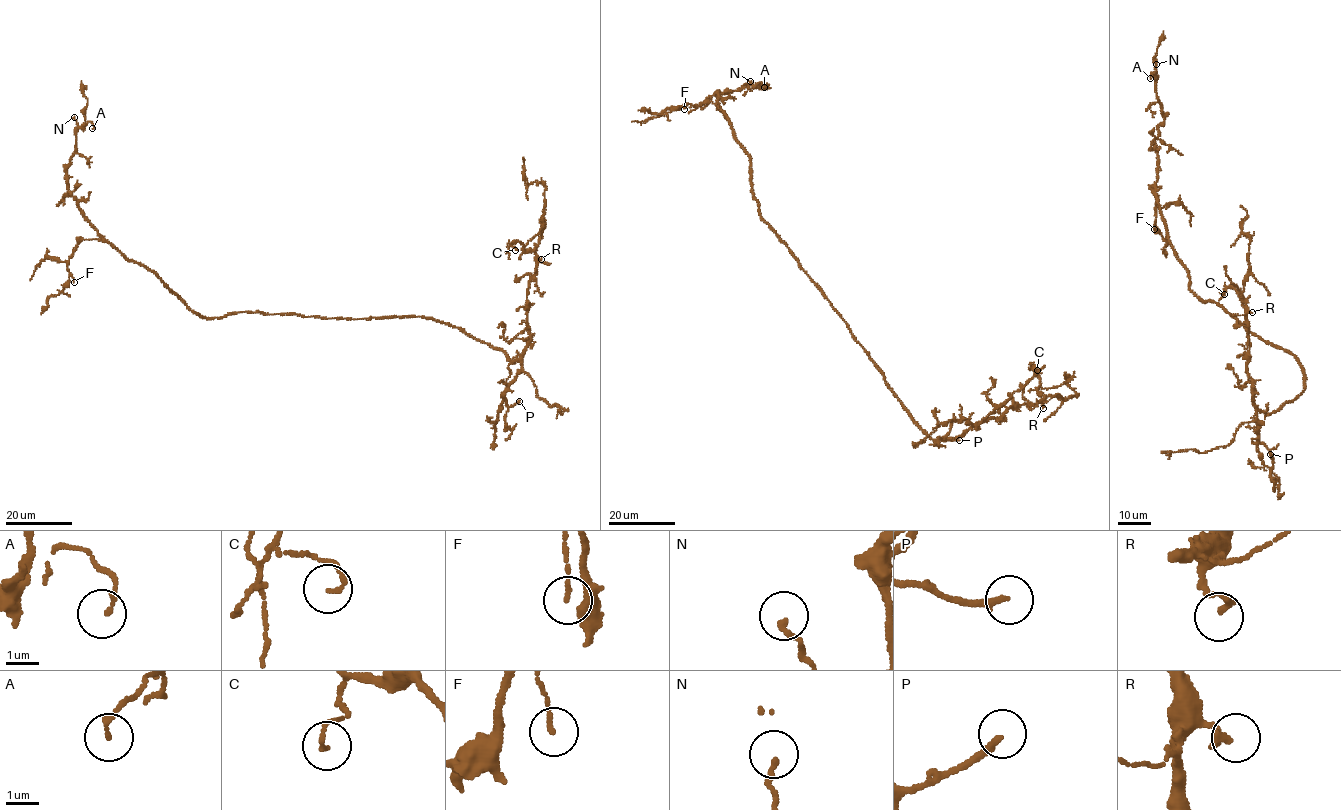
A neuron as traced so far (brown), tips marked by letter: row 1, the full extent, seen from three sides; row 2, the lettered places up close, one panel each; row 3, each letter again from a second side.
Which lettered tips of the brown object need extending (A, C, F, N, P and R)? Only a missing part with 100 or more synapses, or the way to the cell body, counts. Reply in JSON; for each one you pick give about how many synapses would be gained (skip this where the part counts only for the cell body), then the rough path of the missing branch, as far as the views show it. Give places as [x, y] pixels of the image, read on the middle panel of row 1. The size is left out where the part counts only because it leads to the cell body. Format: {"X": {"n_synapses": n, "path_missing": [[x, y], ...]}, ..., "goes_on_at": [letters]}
{"goes_on_at": []}

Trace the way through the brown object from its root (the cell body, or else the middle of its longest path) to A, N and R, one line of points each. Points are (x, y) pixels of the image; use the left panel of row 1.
A: (336, 318), (192, 311), (104, 240), (67, 189), (76, 131), (92, 128)
N: (336, 318), (247, 312), (207, 318), (192, 311), (158, 276), (104, 240), (67, 189), (74, 117)
R: (336, 318), (424, 316), (506, 351), (513, 362), (527, 344), (527, 289), (541, 259)

